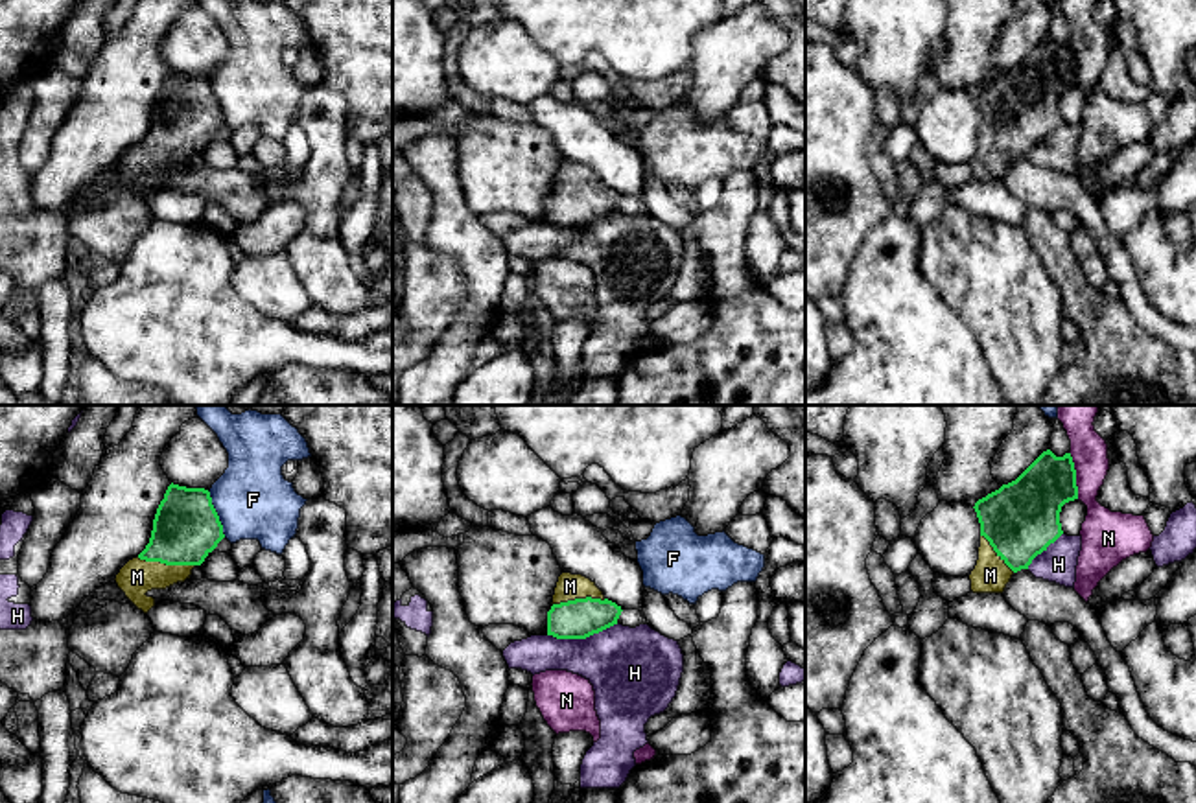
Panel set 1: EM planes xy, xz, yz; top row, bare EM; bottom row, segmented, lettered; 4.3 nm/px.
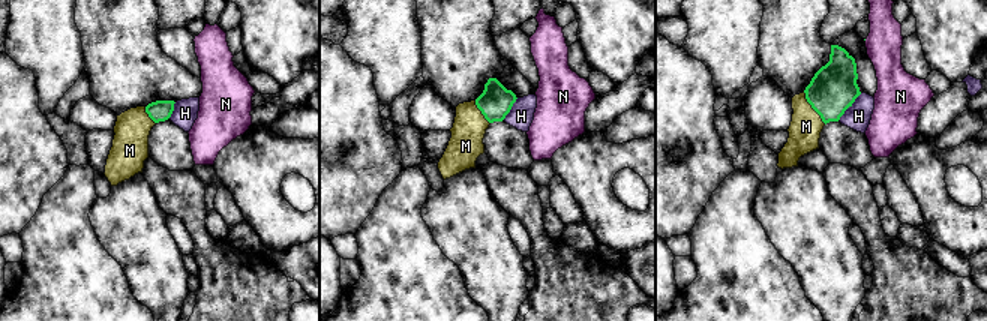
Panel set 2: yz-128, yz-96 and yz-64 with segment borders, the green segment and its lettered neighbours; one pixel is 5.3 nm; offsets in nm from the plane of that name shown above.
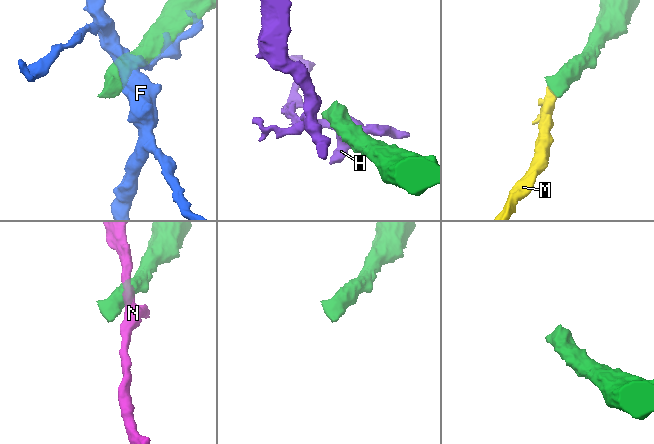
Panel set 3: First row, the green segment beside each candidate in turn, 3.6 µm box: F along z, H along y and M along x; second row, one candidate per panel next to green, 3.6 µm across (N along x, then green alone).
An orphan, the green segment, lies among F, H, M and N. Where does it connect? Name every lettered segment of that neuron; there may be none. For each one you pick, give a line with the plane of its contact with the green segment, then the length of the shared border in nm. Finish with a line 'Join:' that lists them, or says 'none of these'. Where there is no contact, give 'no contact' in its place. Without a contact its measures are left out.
M: contact in xy; length 260 nm
Join: M

